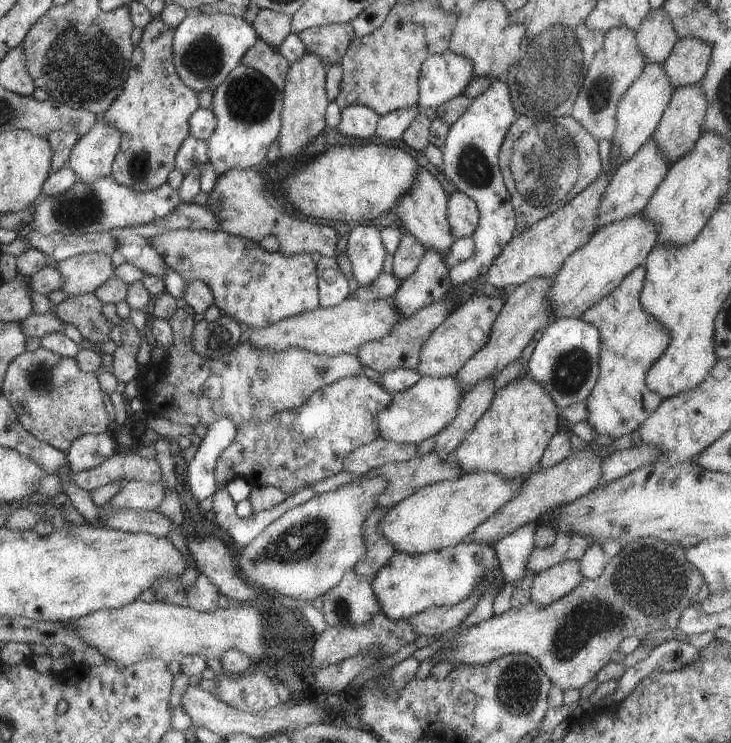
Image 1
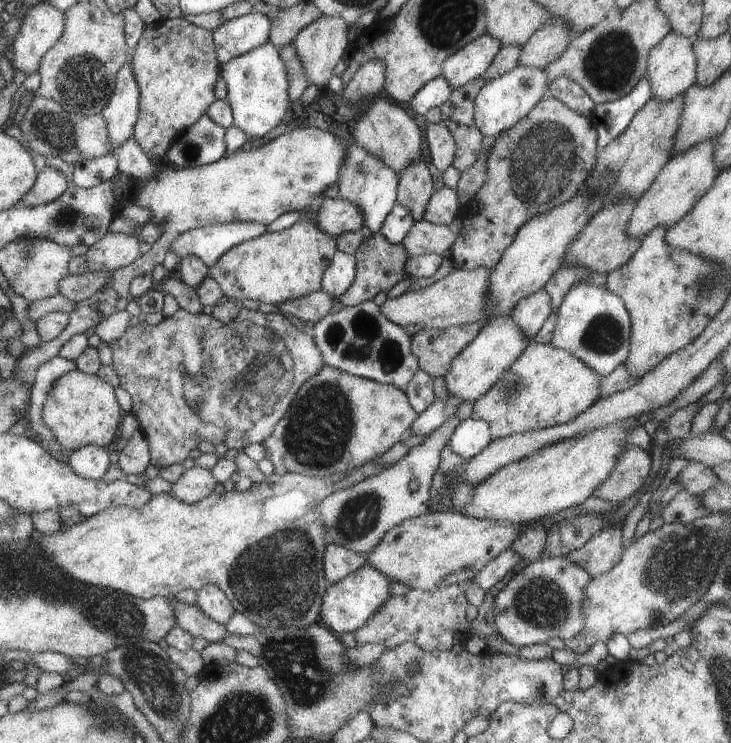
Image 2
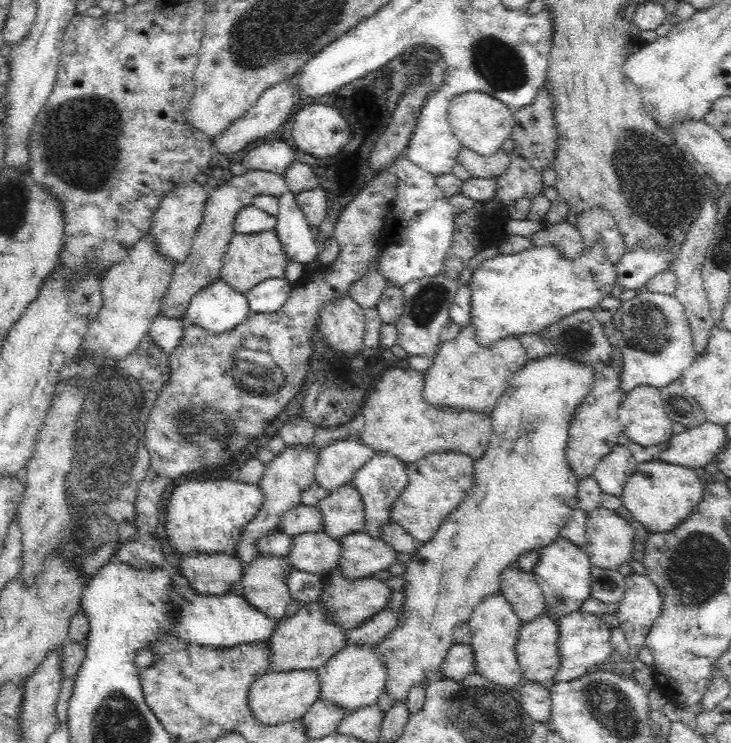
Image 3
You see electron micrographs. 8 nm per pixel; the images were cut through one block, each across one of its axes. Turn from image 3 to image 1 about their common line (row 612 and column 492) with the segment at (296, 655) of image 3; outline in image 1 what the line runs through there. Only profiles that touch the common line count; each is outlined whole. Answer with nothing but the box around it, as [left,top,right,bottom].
[415,292,505,377]

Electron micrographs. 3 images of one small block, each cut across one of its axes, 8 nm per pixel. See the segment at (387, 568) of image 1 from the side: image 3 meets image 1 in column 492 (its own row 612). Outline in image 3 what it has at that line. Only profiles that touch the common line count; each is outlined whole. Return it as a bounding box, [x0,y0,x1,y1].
[532,535,591,621]

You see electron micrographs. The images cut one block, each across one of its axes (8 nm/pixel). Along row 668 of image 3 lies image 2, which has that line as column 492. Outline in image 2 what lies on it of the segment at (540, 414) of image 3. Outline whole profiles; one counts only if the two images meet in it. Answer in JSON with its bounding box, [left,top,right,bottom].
[470,341,600,439]

